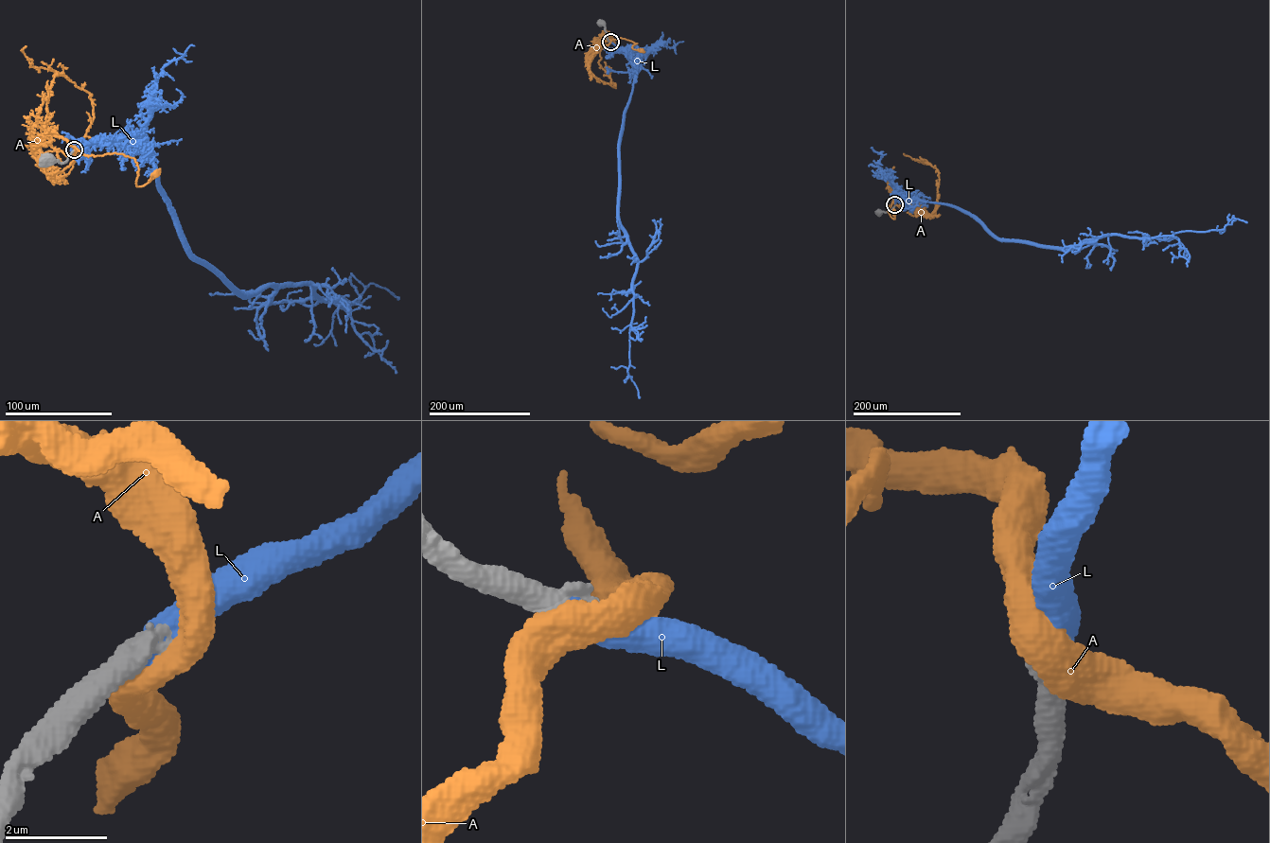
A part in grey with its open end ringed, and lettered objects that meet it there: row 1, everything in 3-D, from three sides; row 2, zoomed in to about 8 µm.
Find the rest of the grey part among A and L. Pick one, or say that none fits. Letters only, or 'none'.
L

